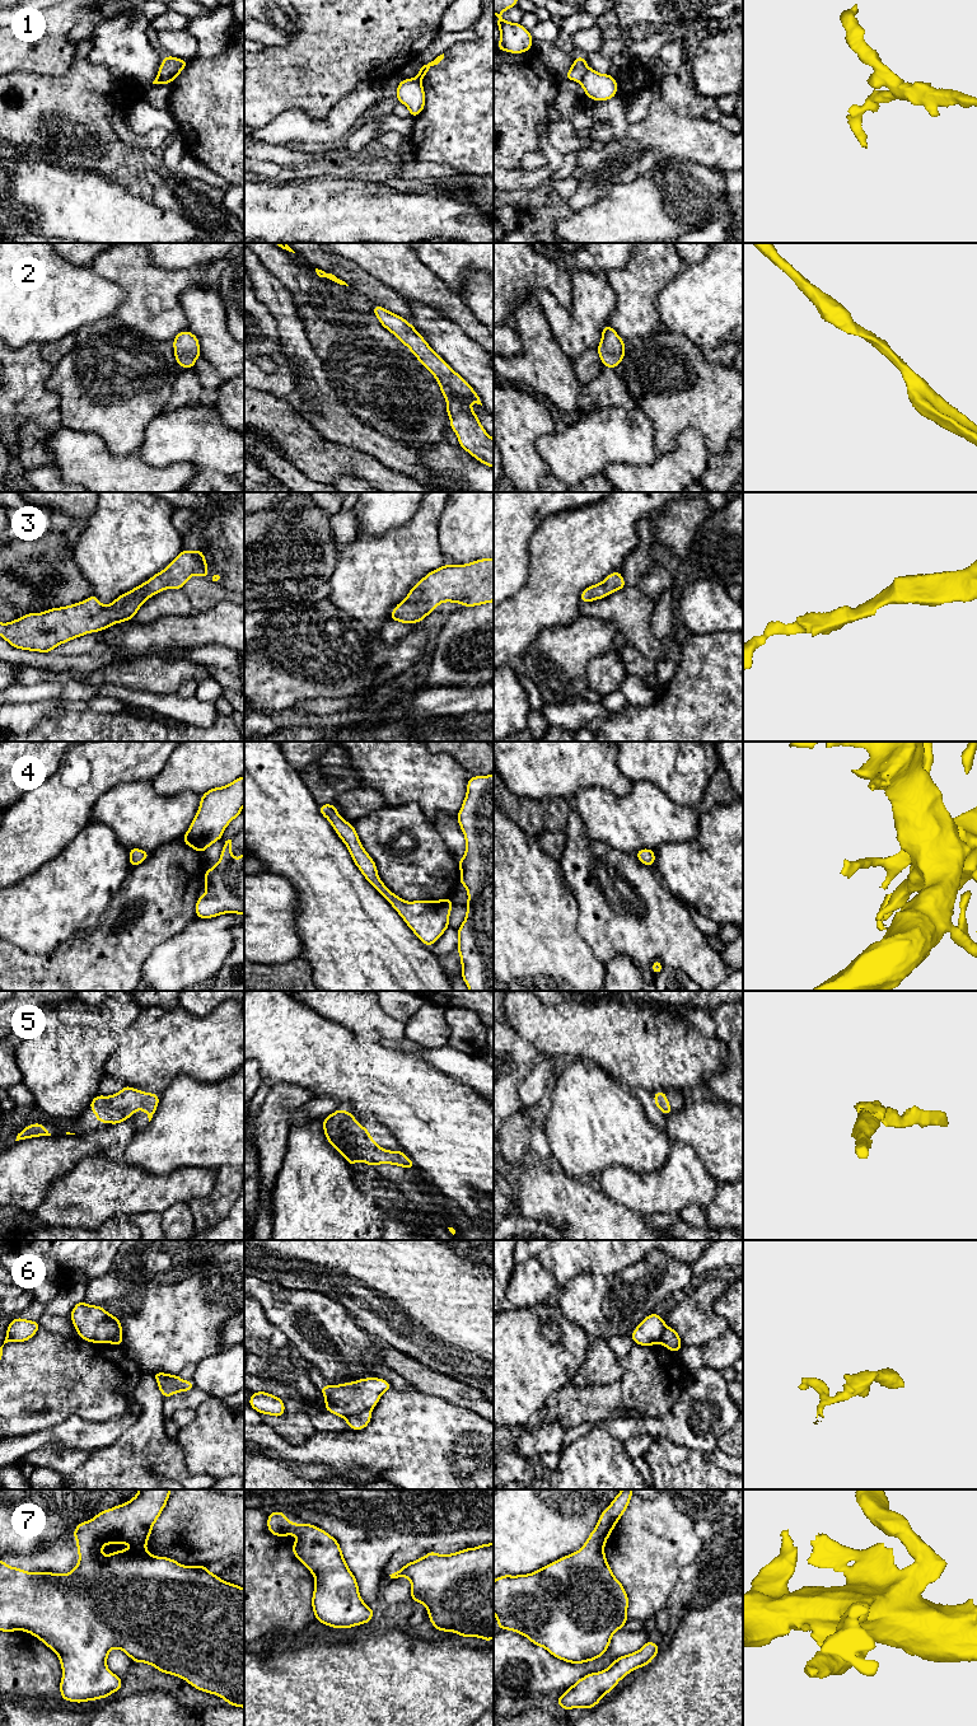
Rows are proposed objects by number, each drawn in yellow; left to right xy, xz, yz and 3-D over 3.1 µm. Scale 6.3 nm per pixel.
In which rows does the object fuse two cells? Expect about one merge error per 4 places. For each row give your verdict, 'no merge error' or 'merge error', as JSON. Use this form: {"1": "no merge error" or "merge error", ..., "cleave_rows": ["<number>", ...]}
{"1": "merge error", "2": "no merge error", "3": "no merge error", "4": "no merge error", "5": "no merge error", "6": "merge error", "7": "no merge error", "cleave_rows": ["1", "6"]}

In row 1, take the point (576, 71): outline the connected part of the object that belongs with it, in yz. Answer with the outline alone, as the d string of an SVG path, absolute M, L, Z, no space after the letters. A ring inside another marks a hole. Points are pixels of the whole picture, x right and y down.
M578 56L566 74L565 79L580 83L588 69L586 61L583 56Z

